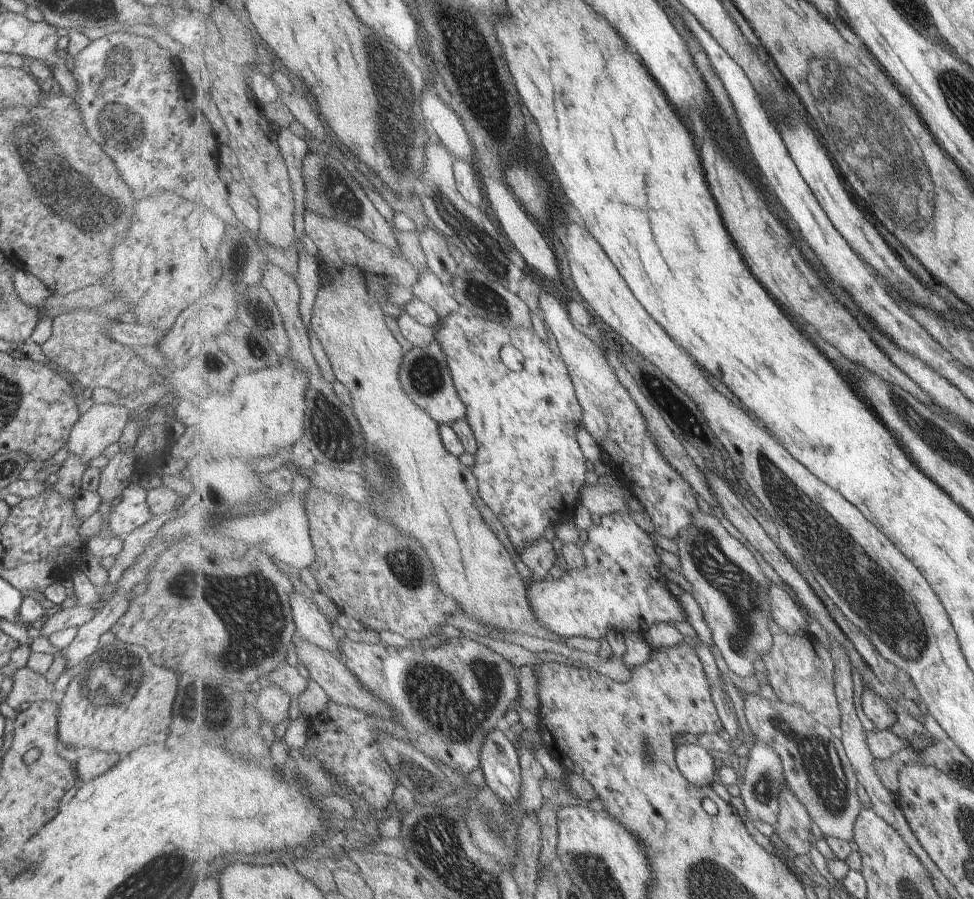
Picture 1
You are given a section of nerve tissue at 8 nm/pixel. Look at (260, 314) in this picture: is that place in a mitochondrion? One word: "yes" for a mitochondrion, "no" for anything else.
no

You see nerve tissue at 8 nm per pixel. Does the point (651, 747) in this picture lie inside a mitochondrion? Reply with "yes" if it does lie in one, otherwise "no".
yes

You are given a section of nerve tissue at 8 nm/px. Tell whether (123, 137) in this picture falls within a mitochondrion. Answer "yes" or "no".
yes

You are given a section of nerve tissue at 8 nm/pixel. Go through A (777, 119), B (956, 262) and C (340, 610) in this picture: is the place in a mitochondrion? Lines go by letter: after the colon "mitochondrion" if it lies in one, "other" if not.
A: other
B: other
C: other

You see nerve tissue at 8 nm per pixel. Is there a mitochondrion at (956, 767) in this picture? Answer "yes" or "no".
yes

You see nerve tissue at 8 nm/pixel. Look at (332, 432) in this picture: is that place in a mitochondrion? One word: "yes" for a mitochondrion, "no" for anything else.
yes

